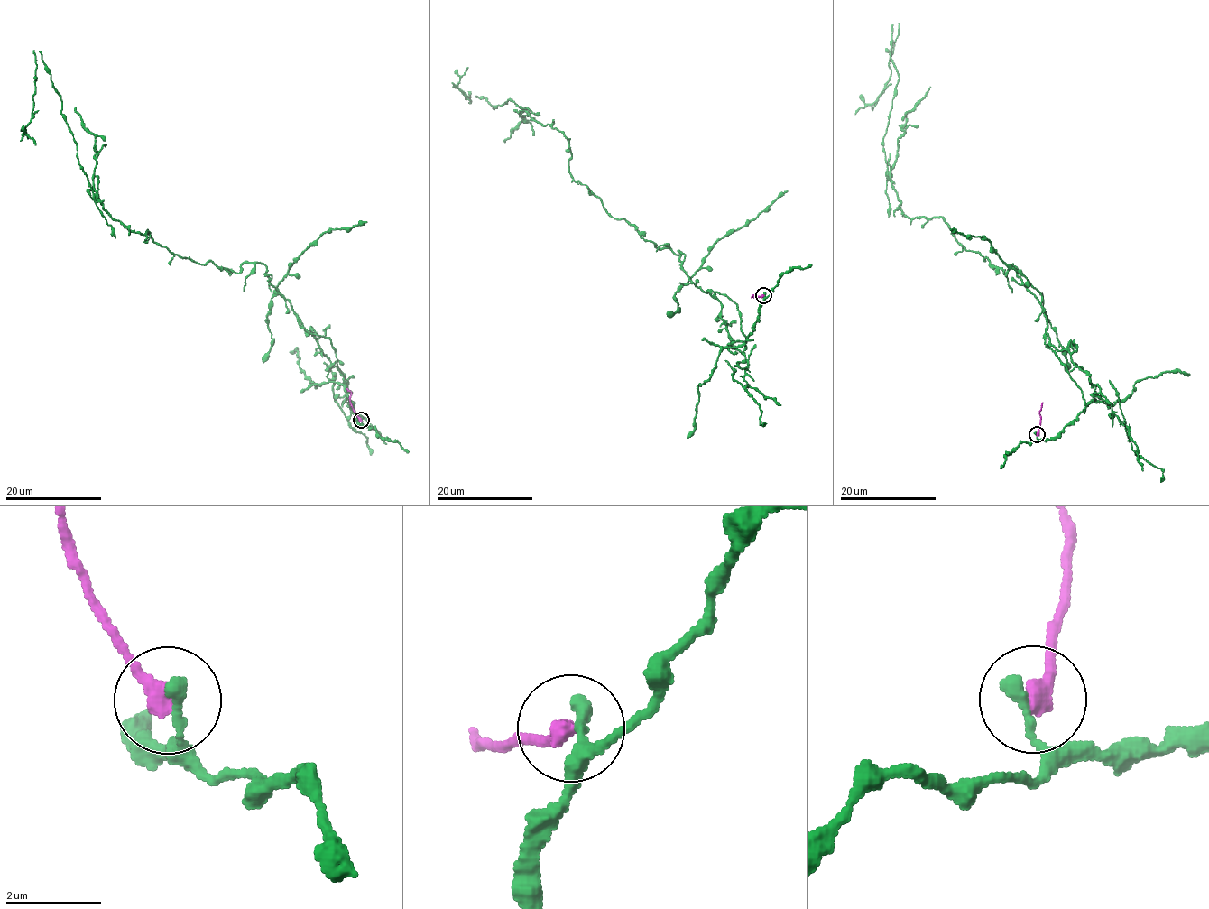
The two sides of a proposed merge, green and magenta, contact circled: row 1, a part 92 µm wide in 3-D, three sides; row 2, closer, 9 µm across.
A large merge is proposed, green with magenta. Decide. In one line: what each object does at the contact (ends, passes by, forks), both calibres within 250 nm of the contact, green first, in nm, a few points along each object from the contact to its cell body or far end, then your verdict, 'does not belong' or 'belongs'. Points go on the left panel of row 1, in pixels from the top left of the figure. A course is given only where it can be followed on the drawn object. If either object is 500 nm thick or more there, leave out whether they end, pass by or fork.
green ends; magenta ends; calibres 320 and 400 nm; course green (362, 420), (331, 341), (298, 321), (265, 265), (182, 258), (105, 209), (39, 51), (25, 128), (36, 144); course magenta (360, 420), (352, 407), (351, 393), (346, 388); does not belong

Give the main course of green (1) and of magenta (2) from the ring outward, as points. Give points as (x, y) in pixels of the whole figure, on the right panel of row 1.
1: (1037, 434), (1084, 400), (1045, 310), (1011, 264), (899, 207), (883, 138), (898, 26), (890, 80), (854, 114)
2: (1037, 434), (1042, 402)

